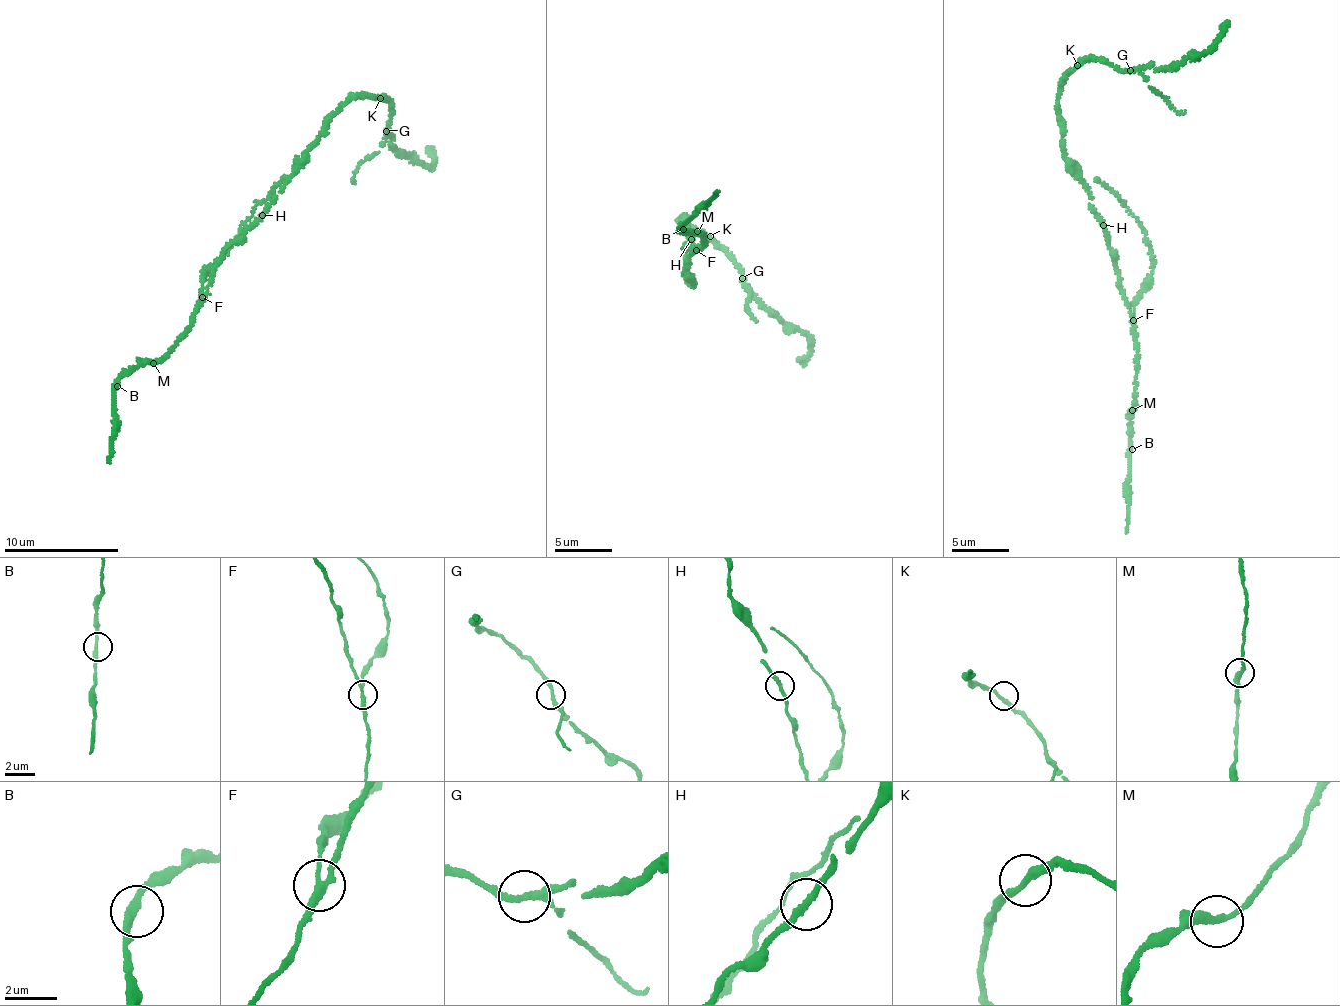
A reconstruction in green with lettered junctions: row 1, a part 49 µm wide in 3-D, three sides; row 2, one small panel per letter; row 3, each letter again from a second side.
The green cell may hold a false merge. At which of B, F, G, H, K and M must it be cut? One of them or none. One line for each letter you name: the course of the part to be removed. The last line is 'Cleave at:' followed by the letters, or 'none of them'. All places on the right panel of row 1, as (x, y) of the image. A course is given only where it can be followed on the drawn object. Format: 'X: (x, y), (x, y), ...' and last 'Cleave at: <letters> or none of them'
F: (1134, 321), (1134, 298), (1151, 271), (1152, 258), (1135, 217), (1096, 177)
Cleave at: F

